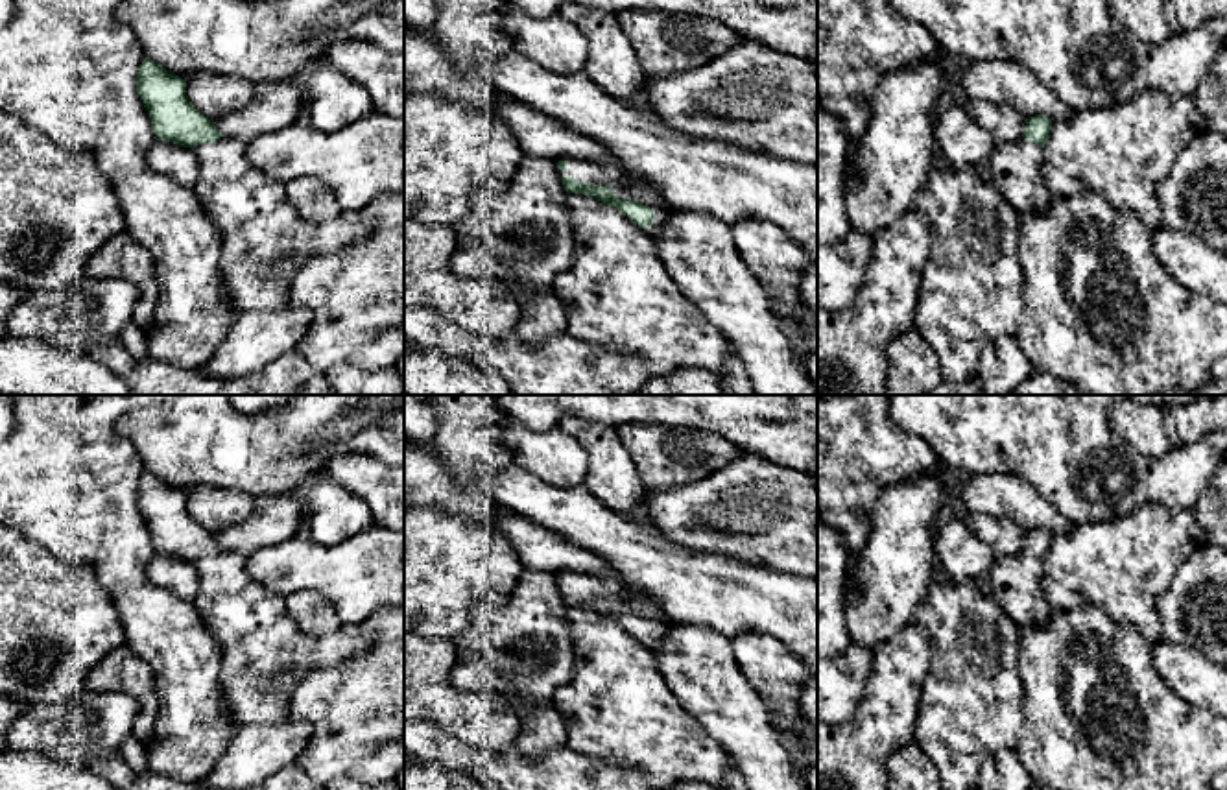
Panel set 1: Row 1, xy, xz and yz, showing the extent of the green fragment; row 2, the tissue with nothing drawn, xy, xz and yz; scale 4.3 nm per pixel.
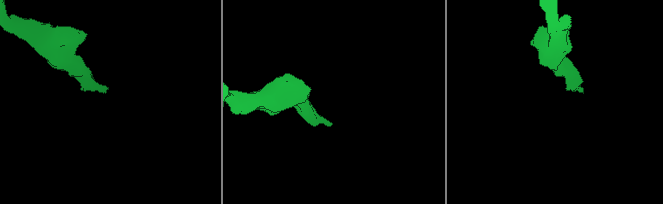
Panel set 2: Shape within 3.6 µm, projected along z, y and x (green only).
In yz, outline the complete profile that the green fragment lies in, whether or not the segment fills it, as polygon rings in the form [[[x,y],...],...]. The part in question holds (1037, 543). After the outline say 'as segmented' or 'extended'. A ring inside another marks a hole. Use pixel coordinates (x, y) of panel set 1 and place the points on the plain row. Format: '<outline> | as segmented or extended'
[[[1030,530],[1022,552],[996,557],[985,576],[989,596],[1019,628],[1042,626],[1059,611],[1041,587],[1042,561],[1050,546],[1050,532]]] | extended

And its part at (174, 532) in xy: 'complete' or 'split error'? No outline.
split error

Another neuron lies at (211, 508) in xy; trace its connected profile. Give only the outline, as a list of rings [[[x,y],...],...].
[[[197,485],[186,495],[186,509],[205,530],[216,533],[253,515],[255,497],[244,491],[221,491]]]

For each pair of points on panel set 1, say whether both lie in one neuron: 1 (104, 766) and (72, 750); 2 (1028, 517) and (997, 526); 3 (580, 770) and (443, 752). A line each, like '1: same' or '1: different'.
1: different
2: different
3: same

